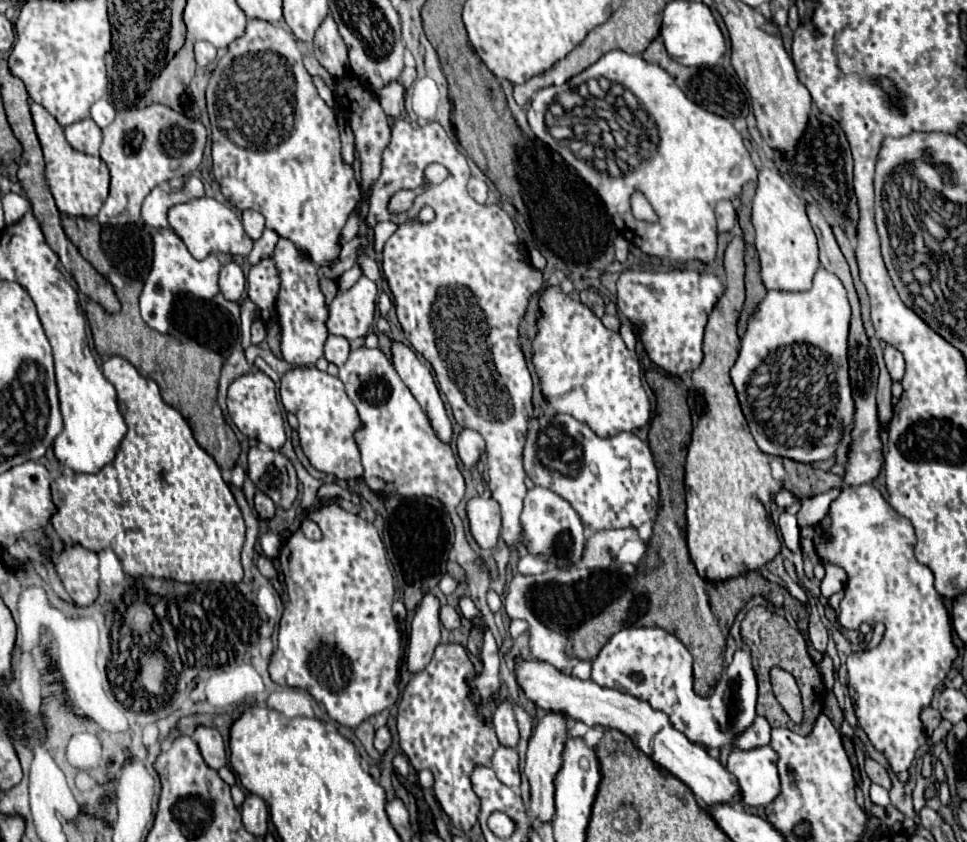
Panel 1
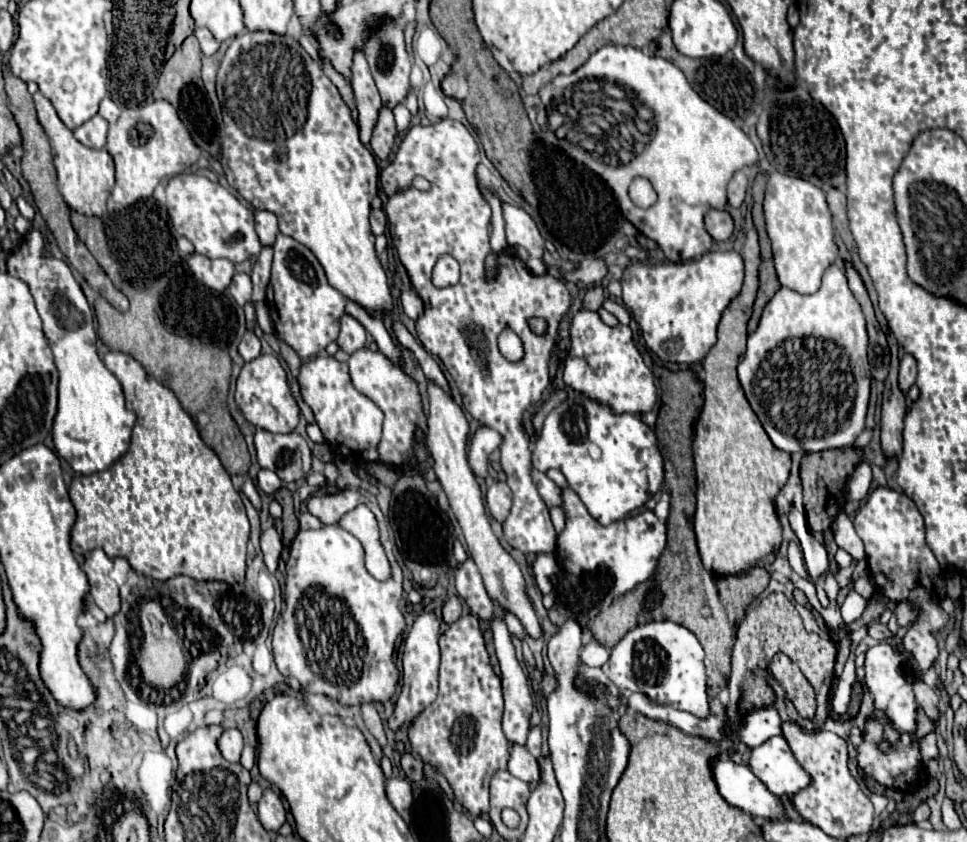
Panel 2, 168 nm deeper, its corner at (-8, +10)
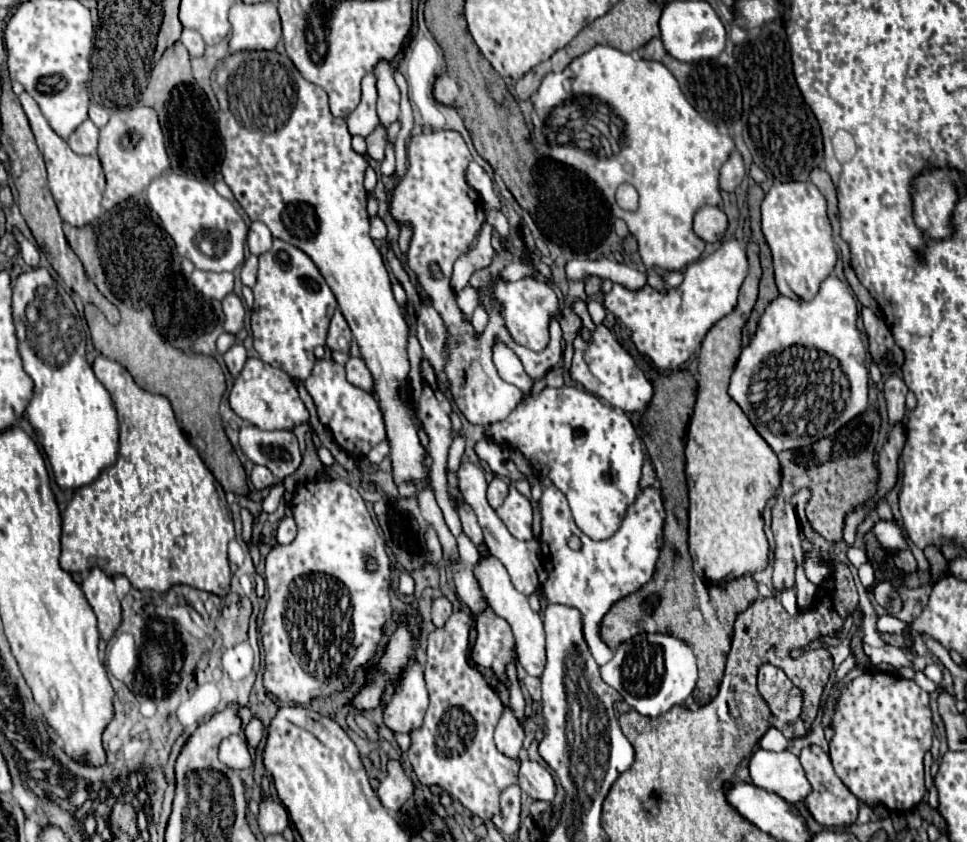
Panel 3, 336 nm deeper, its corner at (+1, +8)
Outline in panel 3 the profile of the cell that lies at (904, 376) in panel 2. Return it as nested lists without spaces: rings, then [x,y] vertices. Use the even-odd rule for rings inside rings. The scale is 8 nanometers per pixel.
[[[889,376],[885,382],[885,400],[887,400],[887,414],[889,414],[889,424],[901,424],[905,418],[905,394],[907,386],[903,378],[899,376]]]

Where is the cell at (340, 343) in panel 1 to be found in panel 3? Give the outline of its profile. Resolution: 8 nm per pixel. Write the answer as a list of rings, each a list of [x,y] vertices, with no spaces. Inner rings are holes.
[[[335,310],[331,324],[329,324],[329,334],[327,334],[327,346],[331,350],[339,350],[339,352],[349,352],[351,346],[351,330],[341,314],[341,310]]]

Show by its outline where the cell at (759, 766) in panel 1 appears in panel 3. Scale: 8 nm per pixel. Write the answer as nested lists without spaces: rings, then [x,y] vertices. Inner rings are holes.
[[[757,748],[749,764],[751,780],[755,786],[781,796],[783,800],[797,804],[811,794],[811,784],[799,764],[799,758],[785,752],[771,752]]]

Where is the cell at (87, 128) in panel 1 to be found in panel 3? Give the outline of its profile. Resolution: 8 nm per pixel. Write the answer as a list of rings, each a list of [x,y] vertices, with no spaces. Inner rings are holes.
[[[85,120],[67,140],[73,152],[83,154],[83,156],[95,156],[97,154],[97,140],[99,140],[99,128],[91,122]]]

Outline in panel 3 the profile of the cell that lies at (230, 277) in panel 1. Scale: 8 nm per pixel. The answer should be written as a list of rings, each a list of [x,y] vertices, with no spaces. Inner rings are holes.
[[[229,294],[223,300],[223,314],[225,314],[225,324],[223,330],[237,336],[243,328],[243,320],[245,320],[245,310],[241,304],[241,298],[237,298],[235,294]]]

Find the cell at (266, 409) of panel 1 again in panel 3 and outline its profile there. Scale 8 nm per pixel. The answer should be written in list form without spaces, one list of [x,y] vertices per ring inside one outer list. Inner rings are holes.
[[[249,358],[241,376],[235,380],[235,386],[229,396],[231,408],[237,416],[247,420],[249,424],[259,426],[261,430],[291,430],[297,424],[309,420],[309,412],[299,398],[297,386],[293,384],[291,376],[271,364],[265,364],[259,358]]]

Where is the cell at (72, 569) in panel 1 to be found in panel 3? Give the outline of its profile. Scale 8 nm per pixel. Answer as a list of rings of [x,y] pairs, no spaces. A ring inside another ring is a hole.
[[[93,568],[85,576],[81,588],[97,616],[101,638],[109,642],[121,626],[121,602],[115,596],[113,580],[109,580],[99,568]]]

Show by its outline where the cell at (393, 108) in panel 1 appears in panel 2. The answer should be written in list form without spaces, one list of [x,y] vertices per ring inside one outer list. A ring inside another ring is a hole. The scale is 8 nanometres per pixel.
[[[396,104],[394,106],[394,116],[396,116],[396,128],[398,132],[404,132],[410,126],[410,110],[404,104]]]

